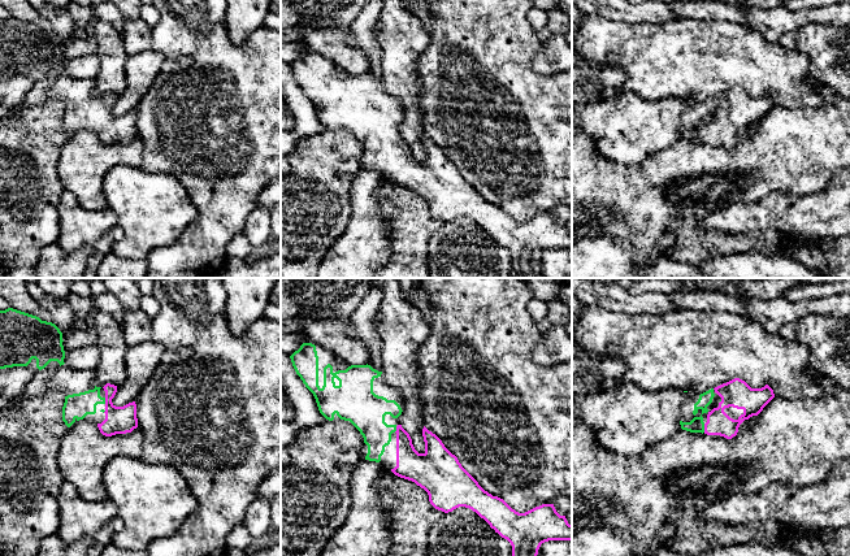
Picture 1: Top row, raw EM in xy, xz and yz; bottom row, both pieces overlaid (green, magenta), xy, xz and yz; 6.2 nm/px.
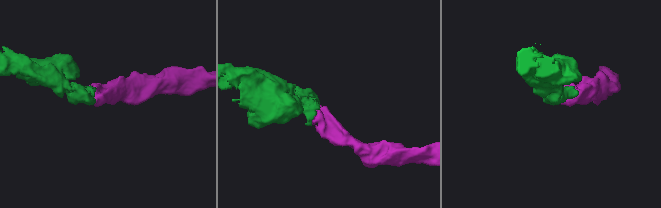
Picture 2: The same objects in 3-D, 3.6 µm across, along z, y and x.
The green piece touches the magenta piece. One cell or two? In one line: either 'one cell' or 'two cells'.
one cell

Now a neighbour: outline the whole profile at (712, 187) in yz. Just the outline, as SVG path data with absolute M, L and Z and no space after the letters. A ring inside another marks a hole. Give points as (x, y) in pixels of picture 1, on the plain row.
M703 174L690 179L675 182L668 188L672 200L707 200L717 203L725 196L734 194L743 184L740 174L732 177L721 174Z

